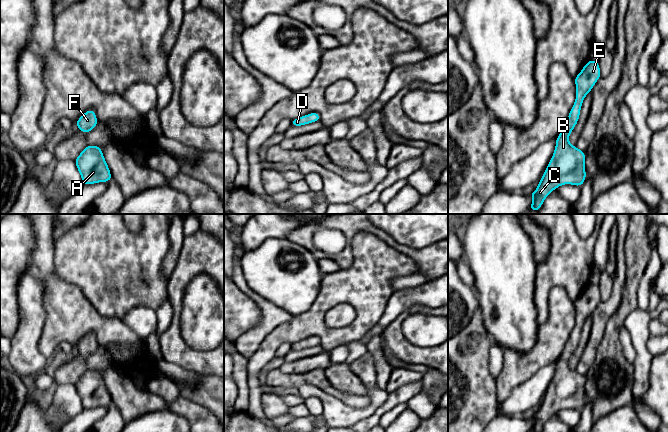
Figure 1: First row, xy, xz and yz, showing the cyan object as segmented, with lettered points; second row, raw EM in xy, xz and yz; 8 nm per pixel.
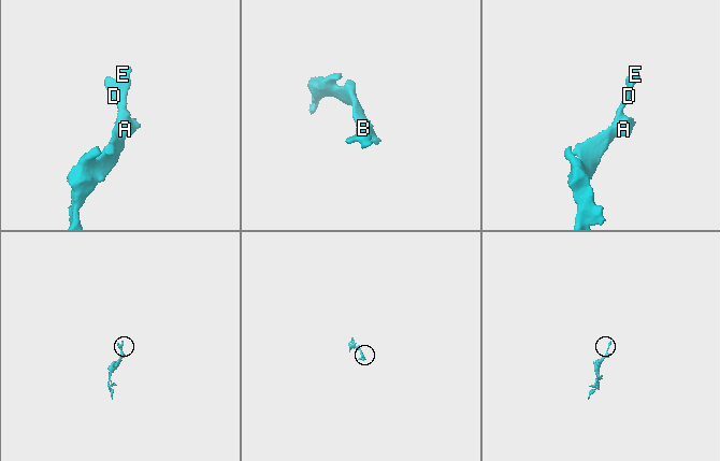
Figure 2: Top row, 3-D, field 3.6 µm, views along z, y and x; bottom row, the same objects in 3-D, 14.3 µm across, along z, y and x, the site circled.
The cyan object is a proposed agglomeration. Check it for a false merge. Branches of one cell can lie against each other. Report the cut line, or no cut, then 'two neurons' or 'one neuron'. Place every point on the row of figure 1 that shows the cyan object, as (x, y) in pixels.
cut none; one neuron

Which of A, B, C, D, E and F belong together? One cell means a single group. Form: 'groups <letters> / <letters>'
groups A B C D E F

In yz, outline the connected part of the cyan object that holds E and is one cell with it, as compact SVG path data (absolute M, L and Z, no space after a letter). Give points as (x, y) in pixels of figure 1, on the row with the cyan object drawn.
M589 59L581 72L574 78L576 100L567 117L562 132L556 138L553 156L541 178L538 187L530 195L533 202L528 209L539 211L546 197L561 185L581 187L586 180L585 151L569 143L569 135L575 128L583 100L601 77L598 61Z

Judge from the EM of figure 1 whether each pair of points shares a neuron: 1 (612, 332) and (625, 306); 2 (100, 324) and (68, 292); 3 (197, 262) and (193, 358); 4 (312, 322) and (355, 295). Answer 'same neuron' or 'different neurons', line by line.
1: same neuron
2: same neuron
3: same neuron
4: same neuron

